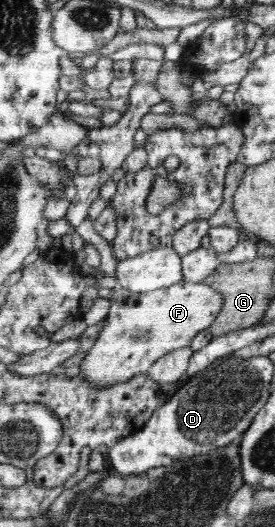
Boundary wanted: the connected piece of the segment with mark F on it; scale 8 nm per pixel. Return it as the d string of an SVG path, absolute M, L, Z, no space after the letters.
M181 280L169 288L148 293L131 292L119 287L107 303L107 325L79 365L79 375L100 389L147 373L148 368L162 356L190 347L193 338L215 322L221 308L223 295L203 282L188 283Z

